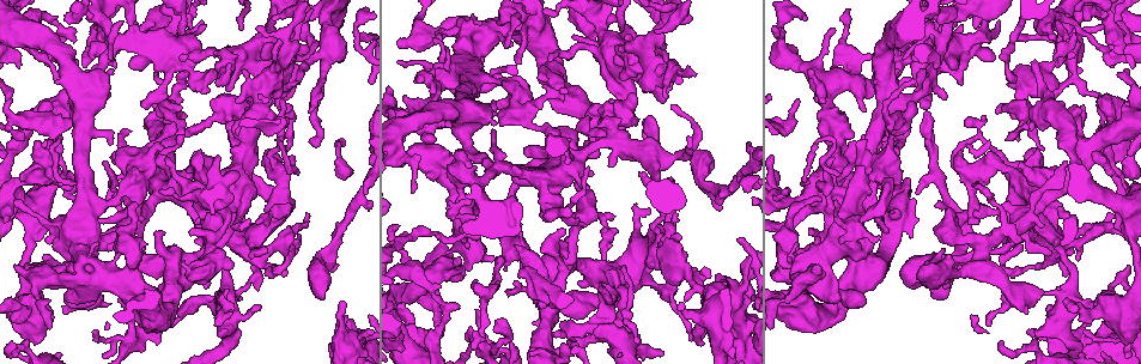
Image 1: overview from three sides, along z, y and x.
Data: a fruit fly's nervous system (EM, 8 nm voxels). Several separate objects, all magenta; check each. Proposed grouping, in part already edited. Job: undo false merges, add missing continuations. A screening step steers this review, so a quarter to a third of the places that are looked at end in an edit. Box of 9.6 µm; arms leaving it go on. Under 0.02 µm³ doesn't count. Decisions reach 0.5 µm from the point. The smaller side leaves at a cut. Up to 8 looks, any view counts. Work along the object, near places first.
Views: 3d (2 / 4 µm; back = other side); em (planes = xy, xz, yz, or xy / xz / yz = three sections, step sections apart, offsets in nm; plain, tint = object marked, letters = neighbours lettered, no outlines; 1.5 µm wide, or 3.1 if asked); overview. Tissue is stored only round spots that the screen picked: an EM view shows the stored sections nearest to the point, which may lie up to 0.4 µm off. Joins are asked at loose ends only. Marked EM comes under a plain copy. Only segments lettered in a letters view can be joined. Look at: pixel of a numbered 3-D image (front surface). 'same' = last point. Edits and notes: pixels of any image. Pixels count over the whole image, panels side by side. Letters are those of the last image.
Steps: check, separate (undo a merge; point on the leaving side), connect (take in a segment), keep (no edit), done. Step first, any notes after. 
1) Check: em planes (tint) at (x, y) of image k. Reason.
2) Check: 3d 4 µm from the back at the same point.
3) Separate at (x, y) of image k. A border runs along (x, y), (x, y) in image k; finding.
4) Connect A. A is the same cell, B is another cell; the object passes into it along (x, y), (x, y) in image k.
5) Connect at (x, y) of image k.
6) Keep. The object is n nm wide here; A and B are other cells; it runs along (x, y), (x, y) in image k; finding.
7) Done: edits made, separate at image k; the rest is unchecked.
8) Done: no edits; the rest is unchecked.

Check: 3d 4 µm at (269, 267) of image 1. Calibre changes.

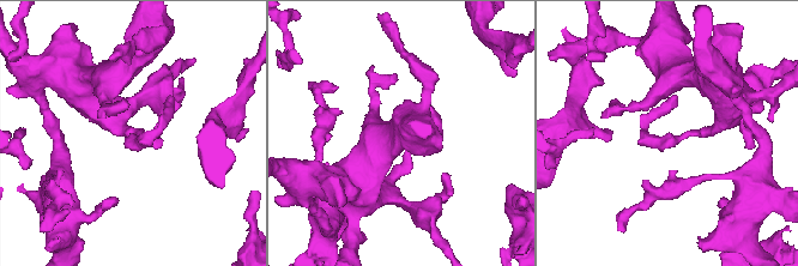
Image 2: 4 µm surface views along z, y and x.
Check: em planes (letters) at (133, 138) of image 2. Now the EM.

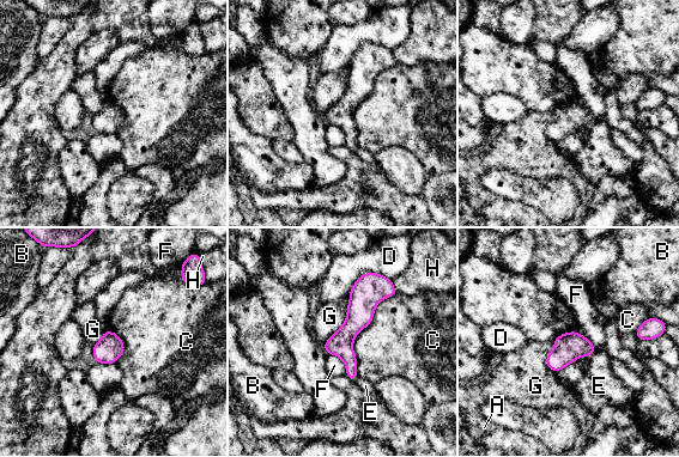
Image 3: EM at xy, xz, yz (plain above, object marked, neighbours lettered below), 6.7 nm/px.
Keep. A, B, C, D, E, F, G and H are other cells; a border runs along (396, 293), (353, 340), (357, 375) in image 3; continuous, no second neuron.

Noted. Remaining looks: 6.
Check: 3d 4 µm at (893, 130) of image 1. Abrupt turn.

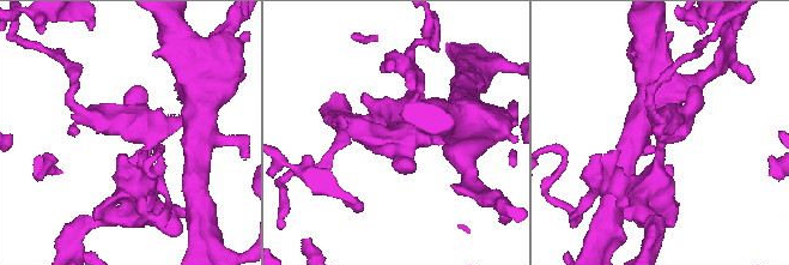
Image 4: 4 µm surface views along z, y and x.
Check: em planes (tint) at (148, 134) of image 4. 4 arms meet here; shape alone is not enough.

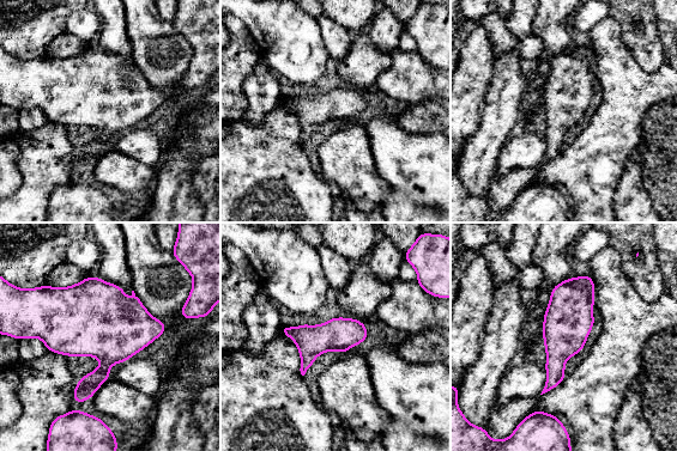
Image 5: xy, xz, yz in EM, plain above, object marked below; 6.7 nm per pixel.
Check: em planes (letters) at the same point. See the neighbours.

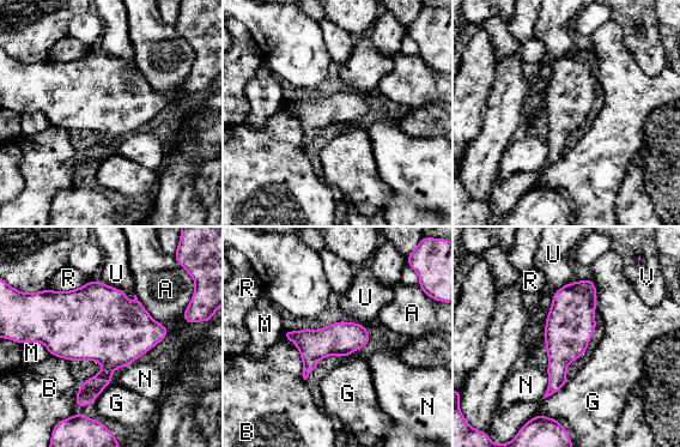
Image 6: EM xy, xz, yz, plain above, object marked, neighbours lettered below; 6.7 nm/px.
Keep. The object is 220 nm wide here; A, B, G, M, N, R, U and V are other cells; all the same neuron.

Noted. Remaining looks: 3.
Check: em planes (letters) at (834, 157) of image 1. An open end.

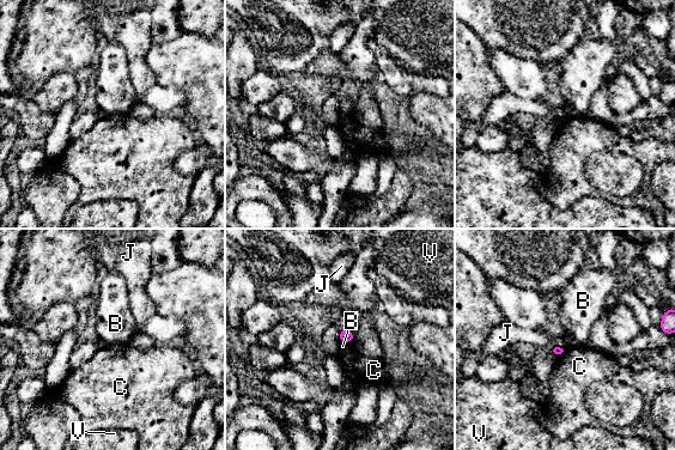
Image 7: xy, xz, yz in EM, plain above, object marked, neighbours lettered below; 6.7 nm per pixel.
Keep. B, C, J and V are other cells; a border runs along (340, 341), (352, 342) in image 7; none of them fits.

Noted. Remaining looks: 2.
Done: no edits; the rest is unchecked.

